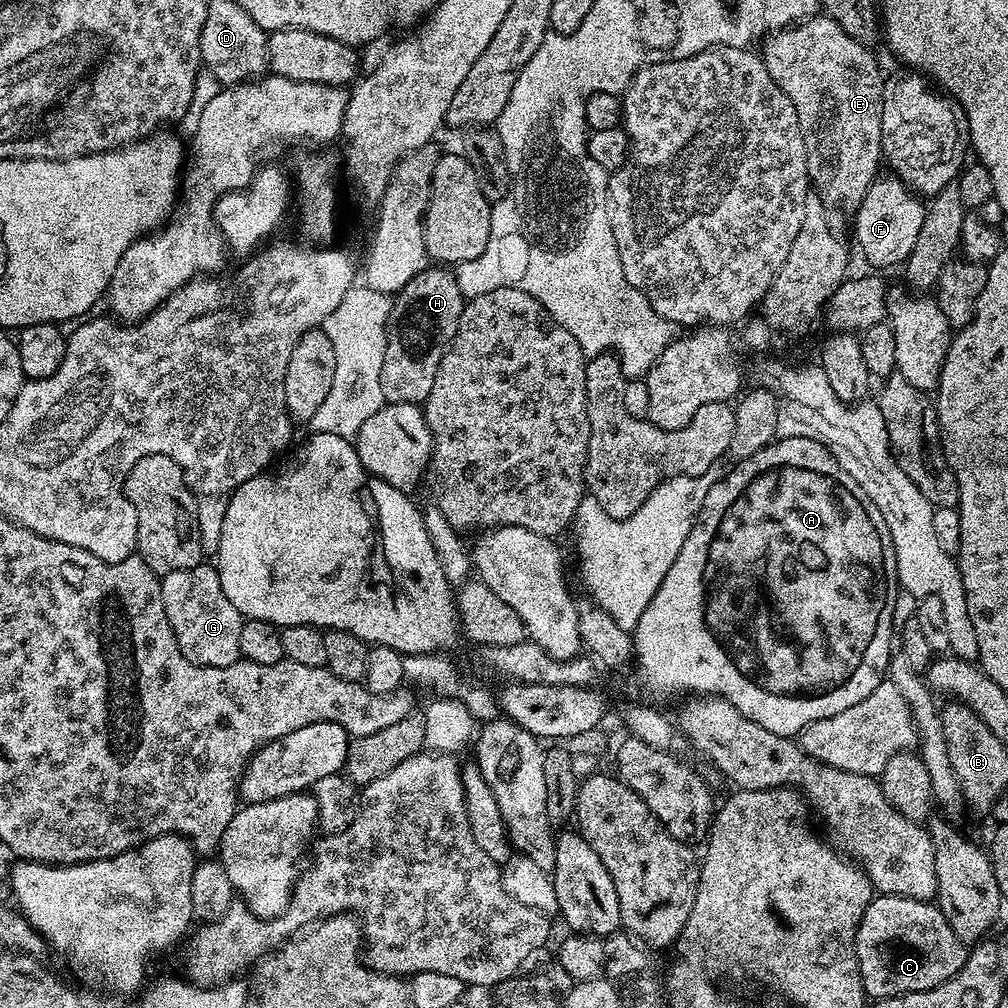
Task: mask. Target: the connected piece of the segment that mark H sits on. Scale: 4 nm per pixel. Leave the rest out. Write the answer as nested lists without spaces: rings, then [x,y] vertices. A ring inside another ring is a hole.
[[[425,266],[417,276],[410,278],[410,282],[406,282],[406,286],[395,297],[392,305],[391,323],[394,327],[388,333],[382,355],[379,357],[382,362],[382,394],[387,403],[423,405],[424,399],[434,386],[434,374],[438,374],[438,366],[452,345],[453,338],[456,337],[465,303],[466,298],[458,286],[455,271],[447,267]]]

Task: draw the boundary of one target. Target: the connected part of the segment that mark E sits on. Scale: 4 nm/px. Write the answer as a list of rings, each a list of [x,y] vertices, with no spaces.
[[[813,14],[790,28],[773,32],[763,44],[762,59],[766,70],[770,70],[770,78],[778,82],[786,98],[794,102],[794,110],[798,110],[798,126],[802,126],[806,146],[808,178],[815,195],[819,196],[825,209],[855,213],[882,168],[882,102],[886,76],[880,73],[880,64],[872,57],[873,49],[850,38],[850,34],[827,14]]]

